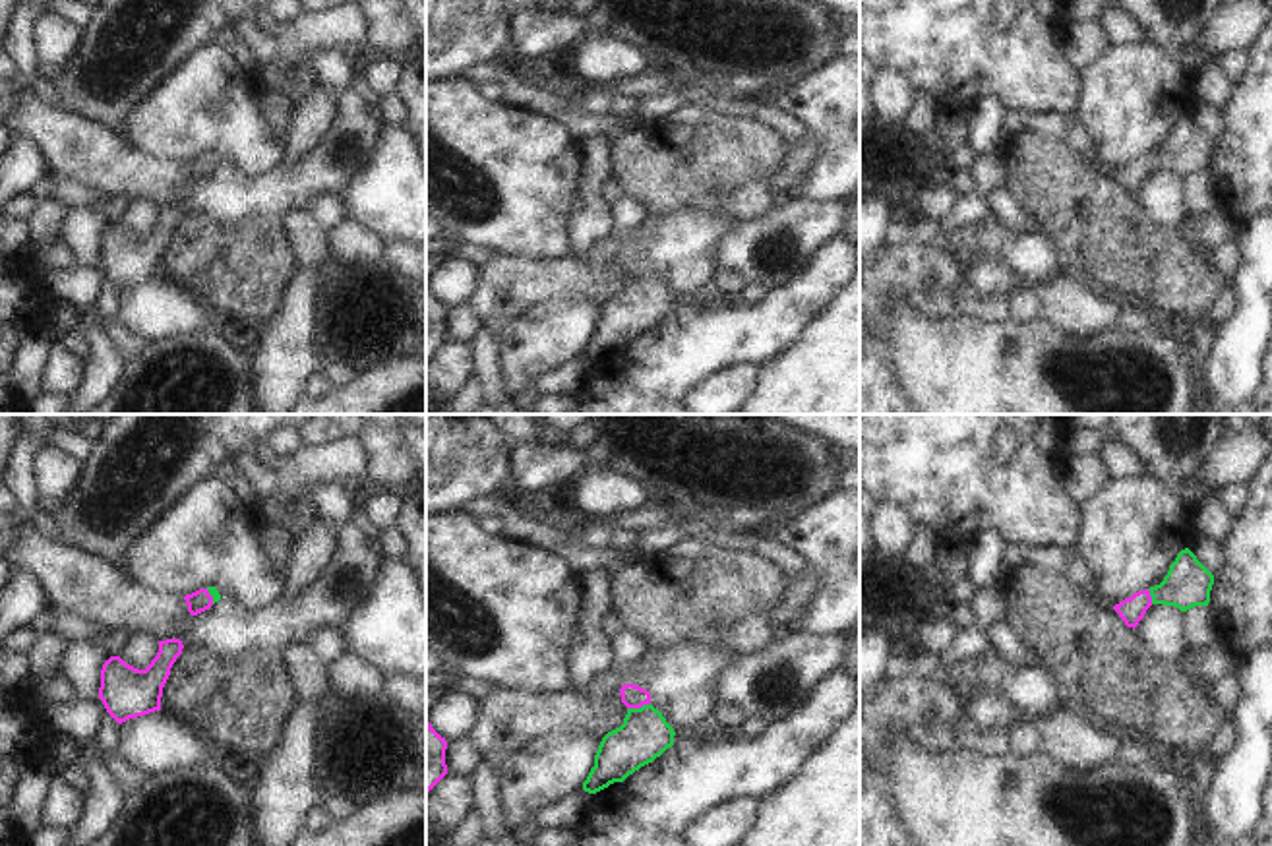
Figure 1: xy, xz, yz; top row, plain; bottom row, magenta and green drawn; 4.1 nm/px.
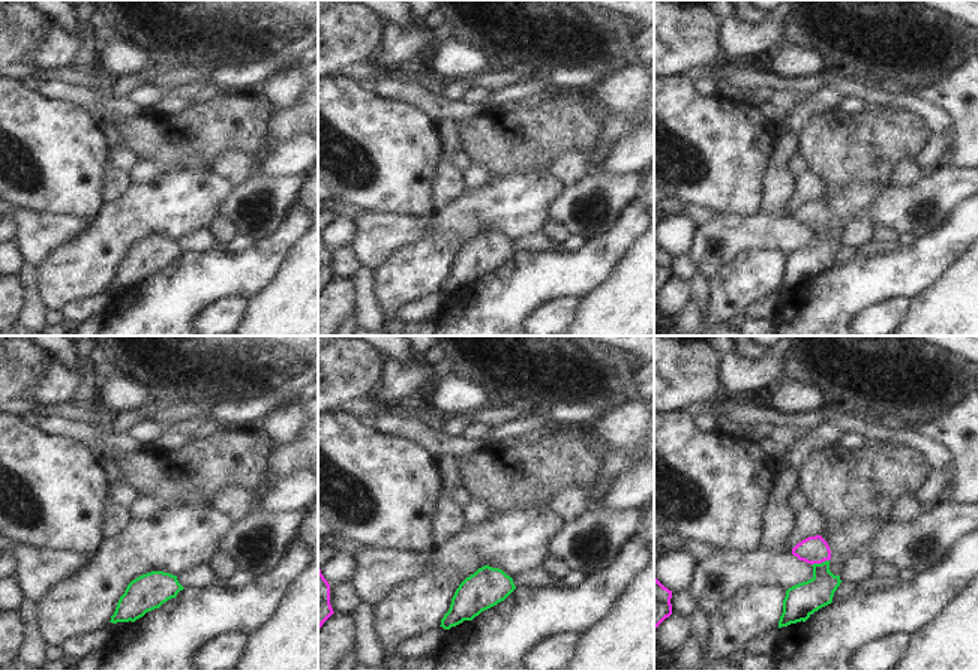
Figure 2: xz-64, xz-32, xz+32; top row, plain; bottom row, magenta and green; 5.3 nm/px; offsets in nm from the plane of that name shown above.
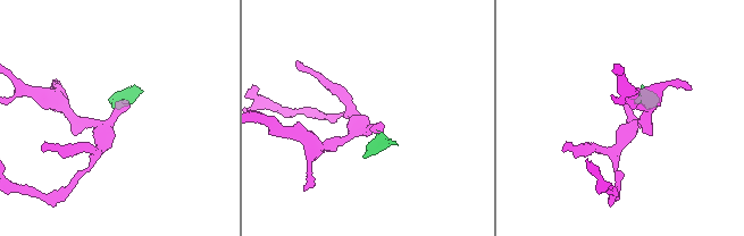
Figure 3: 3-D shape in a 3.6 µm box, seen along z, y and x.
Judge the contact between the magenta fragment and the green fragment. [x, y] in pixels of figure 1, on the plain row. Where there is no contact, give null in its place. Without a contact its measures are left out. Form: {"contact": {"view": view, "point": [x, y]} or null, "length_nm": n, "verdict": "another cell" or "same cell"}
{"contact": {"view": "xz", "point": [637, 273]}, "length_nm": 100, "verdict": "same cell"}

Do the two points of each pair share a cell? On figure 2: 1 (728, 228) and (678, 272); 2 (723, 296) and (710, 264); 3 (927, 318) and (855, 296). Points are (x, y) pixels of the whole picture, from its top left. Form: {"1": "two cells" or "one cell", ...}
{"1": "two cells", "2": "two cells", "3": "two cells"}

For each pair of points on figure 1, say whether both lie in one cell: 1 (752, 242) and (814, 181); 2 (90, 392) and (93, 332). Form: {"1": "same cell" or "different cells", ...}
{"1": "different cells", "2": "same cell"}

